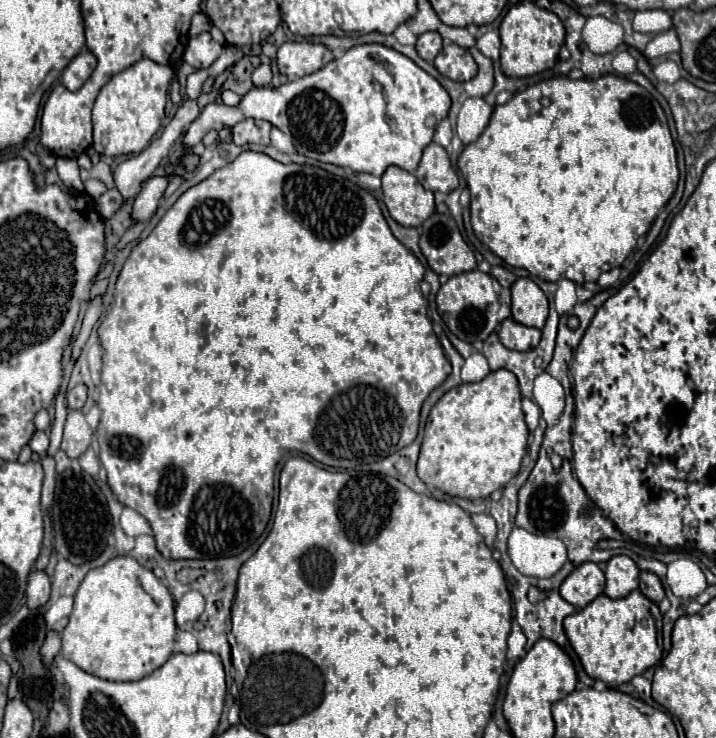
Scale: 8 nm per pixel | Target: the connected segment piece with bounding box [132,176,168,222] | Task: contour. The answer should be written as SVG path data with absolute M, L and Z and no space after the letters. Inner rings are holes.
M158 176L148 178L142 184L142 190L134 202L134 212L132 212L134 222L144 222L154 214L158 202L166 190L166 184L168 184L168 178L158 178Z

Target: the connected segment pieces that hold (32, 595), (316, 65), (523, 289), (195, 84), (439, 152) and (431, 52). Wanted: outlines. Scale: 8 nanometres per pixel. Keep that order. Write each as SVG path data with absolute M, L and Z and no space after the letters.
M32 572L28 578L28 588L26 588L26 598L28 598L28 608L38 610L42 608L48 598L50 598L50 580L46 572Z
M286 42L278 48L278 70L292 78L308 76L328 62L332 62L334 56L324 44L314 42Z
M518 278L512 284L512 318L524 326L542 328L548 316L546 294L530 280Z
M206 68L204 70L196 70L194 74L188 76L188 80L186 80L186 94L188 94L188 98L196 100L202 94L202 84L204 84L204 80L208 76L210 76L210 72Z
M434 142L424 148L424 154L414 174L420 184L432 192L452 192L454 188L458 188L458 176L450 164L448 152Z
M424 32L418 36L418 42L416 42L416 52L420 58L424 58L426 62L432 62L436 58L436 54L440 52L442 48L442 38L440 34L436 32Z

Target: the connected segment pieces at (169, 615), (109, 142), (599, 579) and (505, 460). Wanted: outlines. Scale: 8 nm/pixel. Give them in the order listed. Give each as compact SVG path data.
M118 556L86 574L74 594L74 610L62 630L60 654L84 672L116 682L140 680L174 652L176 622L170 590L130 556Z
M140 60L134 66L114 74L110 82L100 90L92 110L92 146L96 152L104 156L140 154L162 124L170 80L172 68L160 66L152 60Z
M594 562L580 564L560 586L560 594L576 608L588 606L596 596L604 592L604 572Z
M496 370L476 384L460 384L448 390L434 404L424 428L418 478L450 496L486 498L518 474L526 448L528 428L518 380L510 370Z

